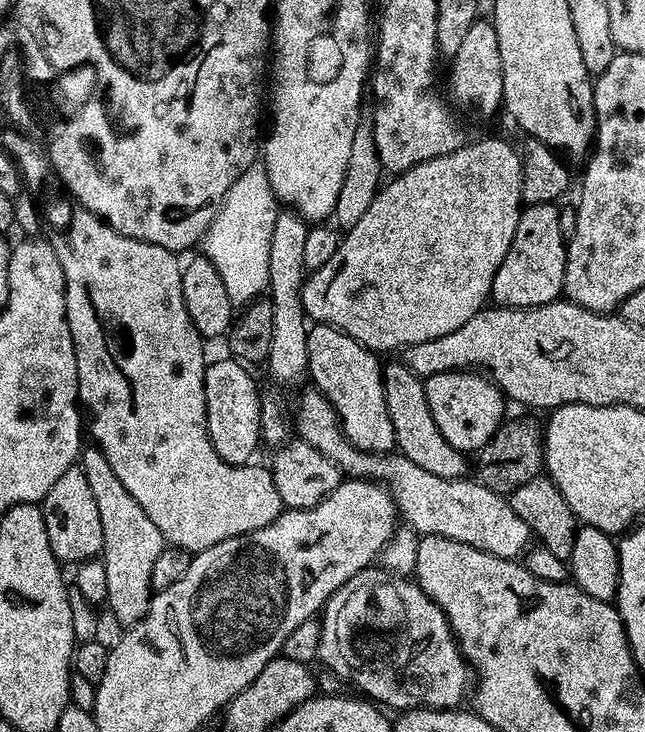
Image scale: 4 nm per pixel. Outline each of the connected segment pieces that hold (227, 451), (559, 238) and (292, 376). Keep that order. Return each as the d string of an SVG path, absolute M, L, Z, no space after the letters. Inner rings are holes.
M235 358L216 360L204 369L204 389L206 390L206 426L208 437L218 450L218 458L228 464L247 464L253 459L256 447L261 447L260 439L260 397L261 389L256 389L256 380L249 369Z
M555 203L529 204L518 218L514 242L494 274L491 299L506 308L533 308L557 299L564 290L566 237L558 226L560 208Z
M291 210L277 211L274 222L274 235L270 238L270 274L268 275L267 291L272 292L270 303L274 314L274 334L270 338L270 350L266 361L268 376L276 384L296 384L305 379L308 371L308 329L310 321L304 314L304 307L300 301L300 292L304 289L306 269L302 262L304 243L310 224L304 217Z

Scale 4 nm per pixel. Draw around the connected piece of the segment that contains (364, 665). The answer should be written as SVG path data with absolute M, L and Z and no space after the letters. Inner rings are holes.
M369 566L363 568L350 582L346 582L337 592L328 599L319 617L322 638L320 639L319 663L324 663L334 675L348 684L357 688L357 693L363 694L367 699L383 706L385 709L396 708L400 712L409 712L412 708L460 708L463 705L464 695L469 695L470 685L474 680L474 672L469 667L463 653L460 652L460 645L456 642L456 636L448 625L448 619L444 611L440 609L433 600L422 591L415 579L408 576L400 576L397 572L389 572L383 566Z

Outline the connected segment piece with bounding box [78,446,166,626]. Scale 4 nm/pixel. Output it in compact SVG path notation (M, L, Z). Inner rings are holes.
M95 446L85 447L78 457L78 467L86 474L86 479L90 482L90 490L94 490L94 502L98 505L98 518L102 518L102 534L104 535L104 551L102 559L106 566L106 608L109 608L124 626L131 626L136 621L147 616L148 607L154 595L154 589L150 582L150 574L154 570L154 561L158 554L166 547L164 535L150 522L150 517L130 494L126 494L126 486L118 482L114 469L110 467L110 462L106 462L106 454L102 454L100 449Z

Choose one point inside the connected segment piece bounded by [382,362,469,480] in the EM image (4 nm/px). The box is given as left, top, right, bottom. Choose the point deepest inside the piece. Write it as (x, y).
(417, 436)

